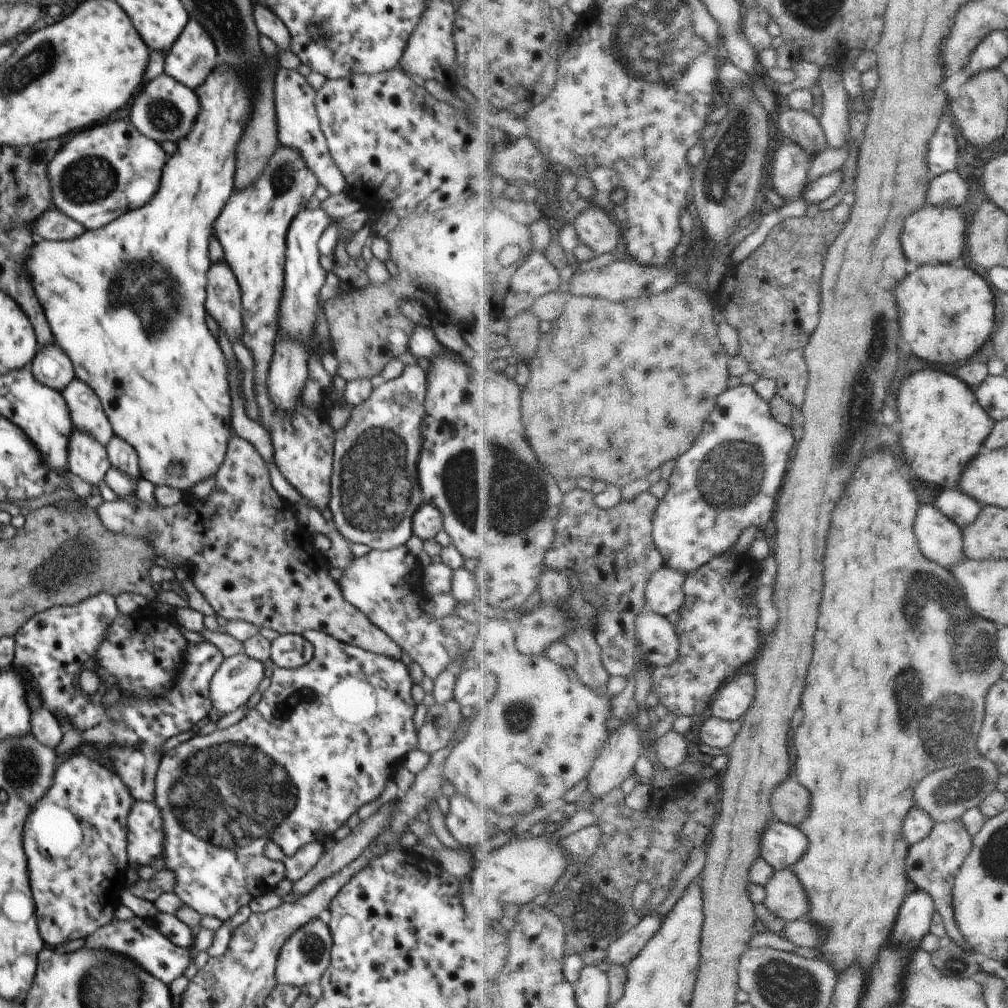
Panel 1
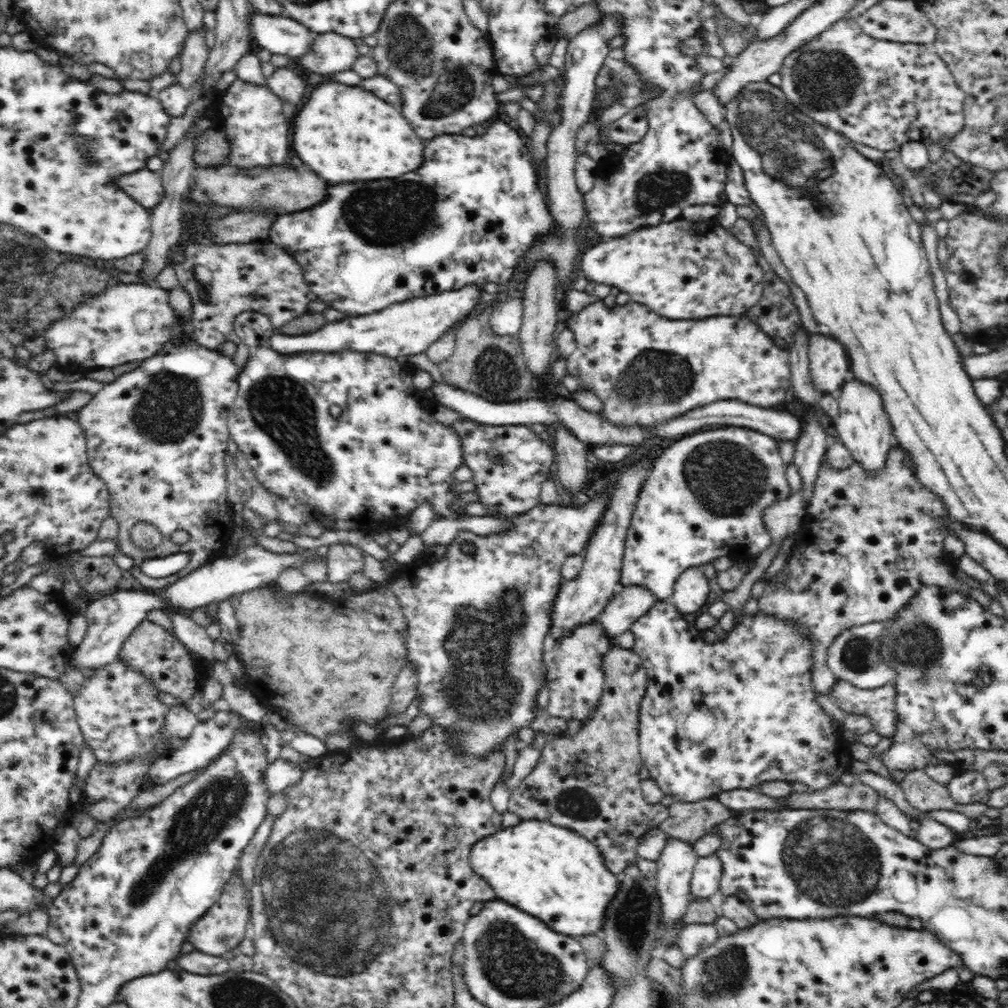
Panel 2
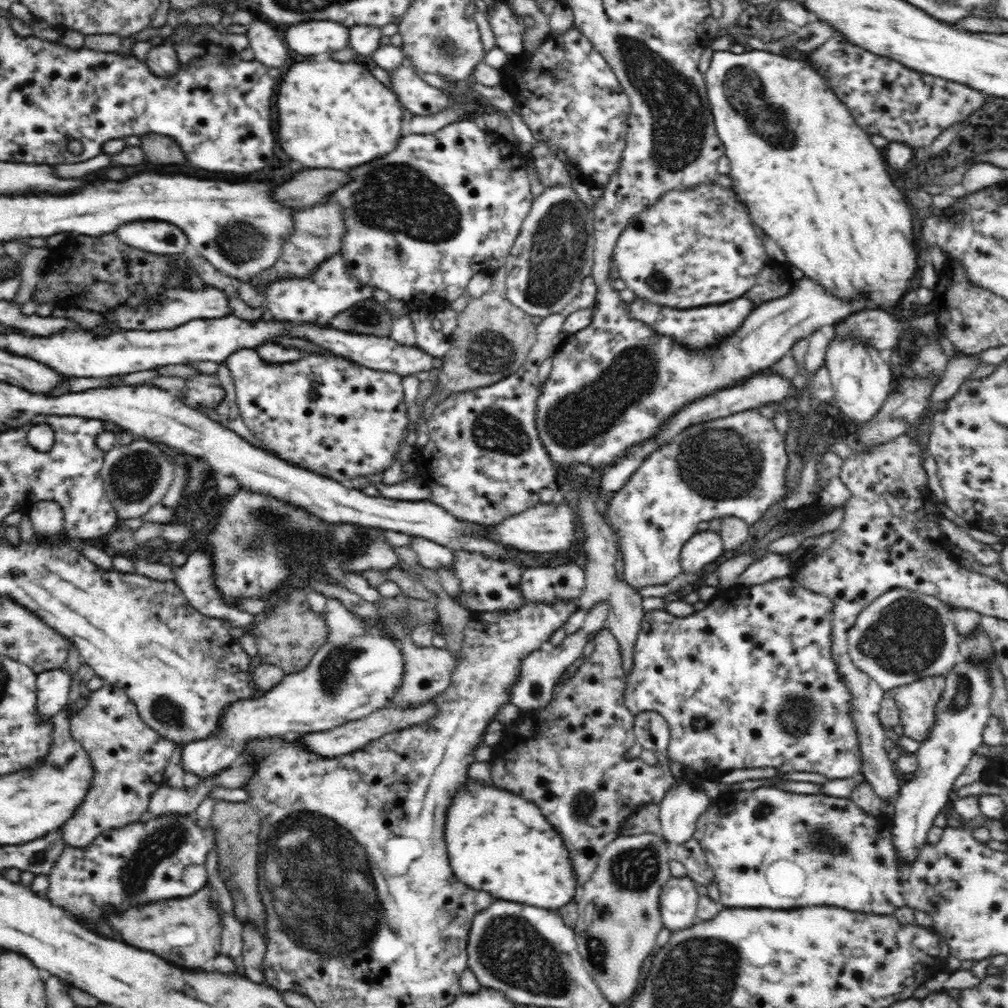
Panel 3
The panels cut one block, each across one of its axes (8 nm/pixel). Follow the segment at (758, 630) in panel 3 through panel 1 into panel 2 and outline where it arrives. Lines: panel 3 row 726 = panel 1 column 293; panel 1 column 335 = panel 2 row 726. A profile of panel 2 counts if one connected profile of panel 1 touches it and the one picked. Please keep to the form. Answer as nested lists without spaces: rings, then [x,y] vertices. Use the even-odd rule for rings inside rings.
[[[659,600],[659,602],[654,603],[650,610],[647,610],[646,614],[643,614],[636,622],[631,624],[630,631],[634,633],[634,645],[633,651],[642,659],[642,665],[647,672],[647,689],[646,694],[642,697],[641,705],[639,708],[639,721],[638,721],[638,730],[639,730],[639,740],[640,740],[640,756],[642,763],[648,769],[650,773],[650,779],[656,782],[658,787],[662,789],[664,795],[671,795],[674,800],[686,801],[686,802],[696,802],[701,801],[705,798],[716,798],[716,794],[722,791],[730,790],[750,790],[756,789],[762,782],[774,782],[776,780],[784,780],[788,783],[800,782],[806,785],[809,789],[809,792],[823,790],[824,788],[830,787],[831,785],[836,785],[839,783],[840,778],[844,774],[849,773],[851,770],[852,763],[855,761],[850,754],[851,742],[846,741],[841,735],[841,729],[836,729],[832,727],[831,716],[816,703],[816,691],[812,686],[812,648],[814,648],[814,643],[810,641],[810,633],[806,633],[806,627],[798,621],[790,621],[790,619],[782,619],[782,617],[776,617],[776,615],[768,615],[764,613],[756,613],[755,615],[748,615],[744,613],[736,618],[734,622],[731,622],[731,629],[726,633],[726,638],[722,641],[721,639],[715,640],[713,643],[706,643],[704,641],[704,632],[696,627],[690,626],[690,624],[684,619],[684,616],[681,616],[678,612],[678,609],[673,605],[672,601]]]

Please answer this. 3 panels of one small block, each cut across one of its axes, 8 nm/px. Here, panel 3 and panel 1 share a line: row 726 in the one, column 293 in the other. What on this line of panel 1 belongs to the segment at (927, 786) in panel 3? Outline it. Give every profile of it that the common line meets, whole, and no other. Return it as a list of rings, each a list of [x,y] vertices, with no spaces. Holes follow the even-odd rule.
[[[319,918],[310,919],[304,926],[295,930],[282,945],[275,966],[277,982],[295,987],[318,983],[324,971],[330,966],[332,945],[329,925]]]

